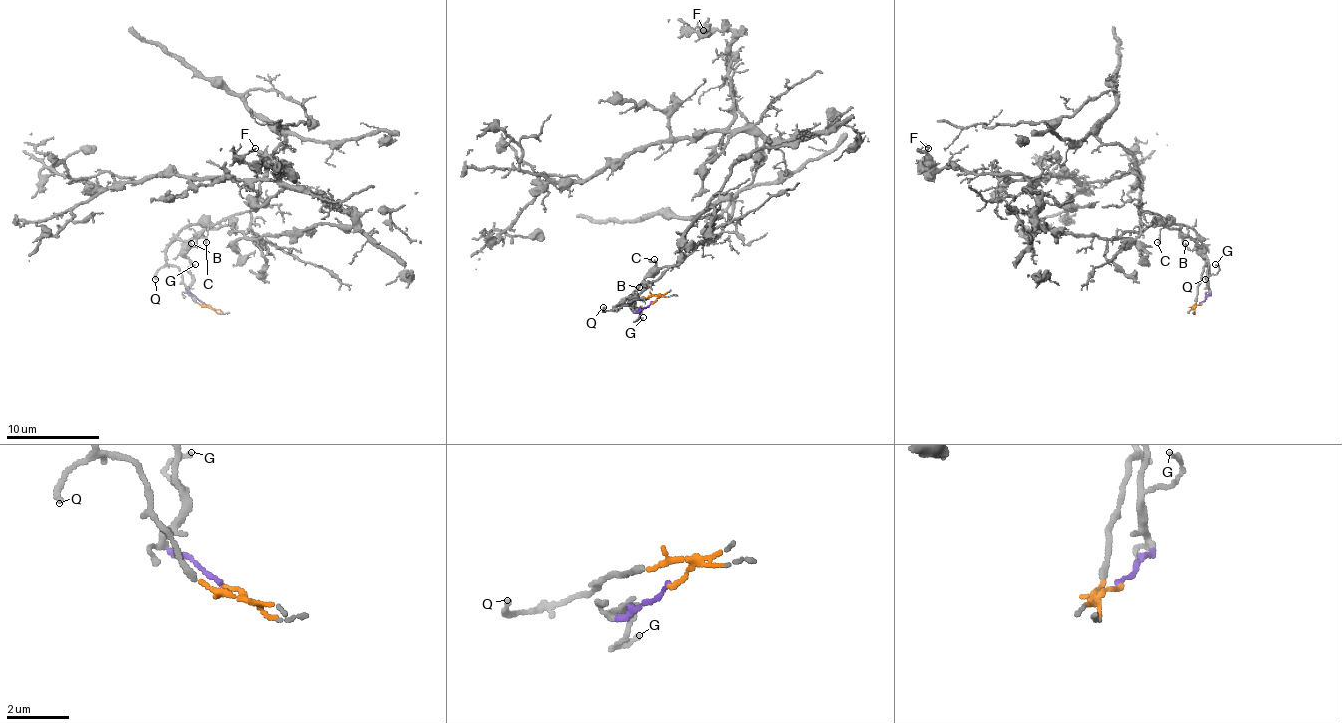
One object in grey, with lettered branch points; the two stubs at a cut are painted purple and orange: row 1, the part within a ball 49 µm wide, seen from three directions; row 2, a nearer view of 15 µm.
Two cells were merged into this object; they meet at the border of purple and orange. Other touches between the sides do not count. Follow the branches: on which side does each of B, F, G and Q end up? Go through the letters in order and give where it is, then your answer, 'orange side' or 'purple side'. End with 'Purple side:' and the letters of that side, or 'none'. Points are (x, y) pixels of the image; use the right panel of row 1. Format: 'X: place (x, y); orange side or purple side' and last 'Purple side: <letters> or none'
B: place (1185, 243); purple side
F: place (928, 148); purple side
G: place (1215, 264); purple side
Q: place (1205, 279); orange side
Purple side: B, F, G

